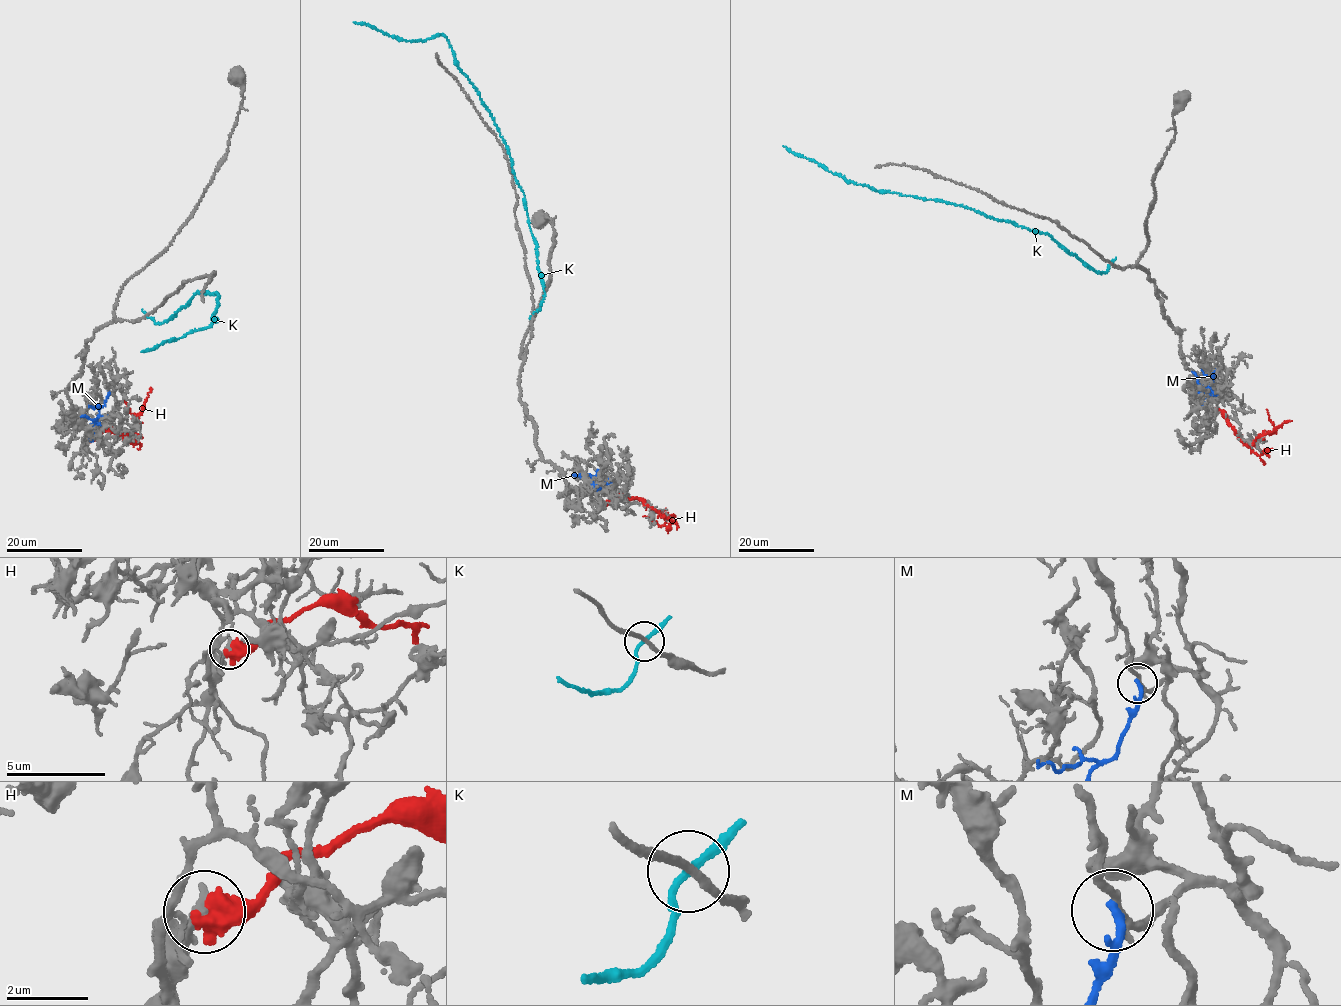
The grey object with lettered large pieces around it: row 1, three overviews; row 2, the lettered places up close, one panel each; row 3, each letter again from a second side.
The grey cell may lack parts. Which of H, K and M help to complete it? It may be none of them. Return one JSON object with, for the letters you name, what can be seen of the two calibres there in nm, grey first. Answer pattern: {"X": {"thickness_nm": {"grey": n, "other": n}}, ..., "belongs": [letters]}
{"belongs": []}

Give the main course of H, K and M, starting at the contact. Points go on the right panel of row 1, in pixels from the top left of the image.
H: (1216, 409), (1225, 414), (1227, 422), (1246, 444), (1263, 435), (1274, 433), (1276, 428), (1267, 409)
K: (1110, 263), (1107, 271), (1097, 272), (1047, 234), (959, 204), (873, 190), (848, 181), (783, 145)
M: (1216, 371), (1207, 399), (1202, 404), (1195, 399)

